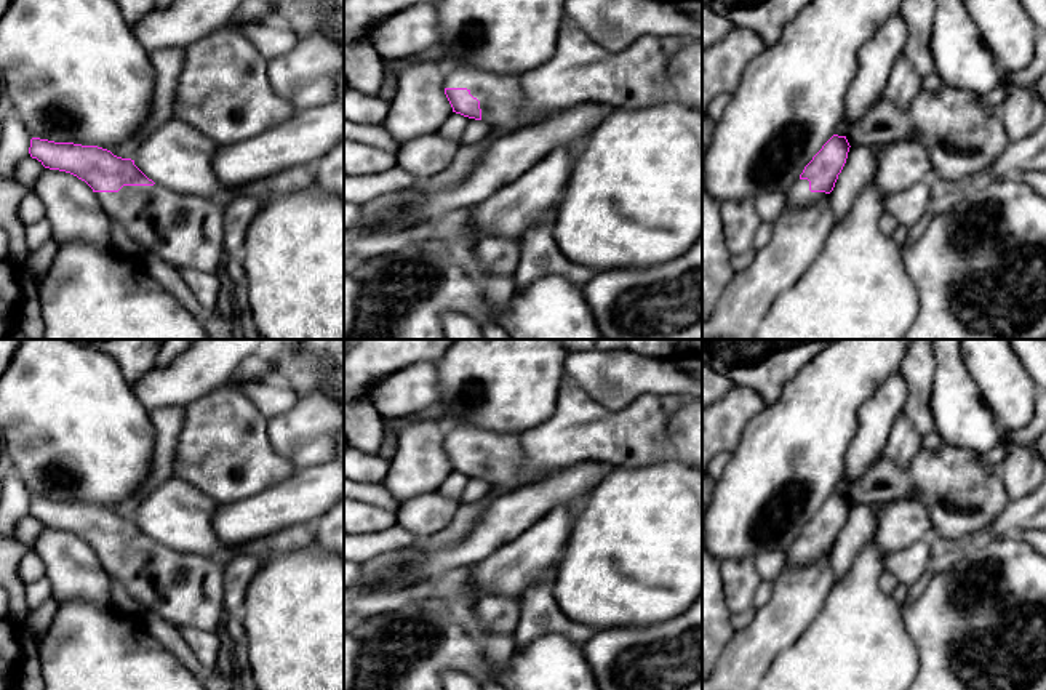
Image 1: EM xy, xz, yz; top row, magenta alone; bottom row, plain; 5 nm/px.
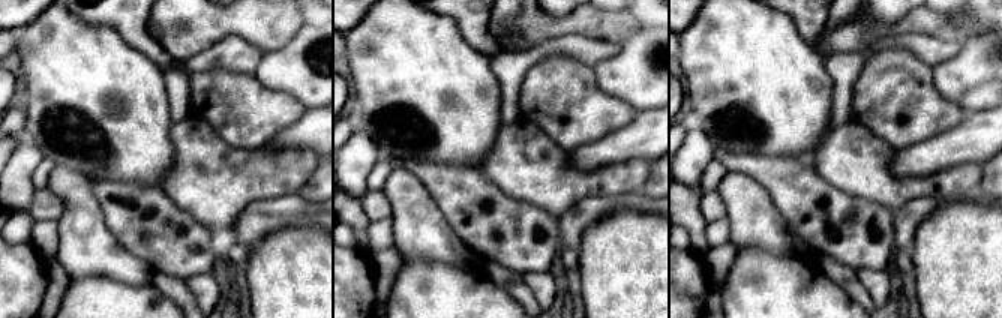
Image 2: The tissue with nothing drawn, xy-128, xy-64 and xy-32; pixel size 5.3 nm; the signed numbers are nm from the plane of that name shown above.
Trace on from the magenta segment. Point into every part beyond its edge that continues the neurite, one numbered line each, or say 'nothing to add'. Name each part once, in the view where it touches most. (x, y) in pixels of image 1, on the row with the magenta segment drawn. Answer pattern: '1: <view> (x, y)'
1: xy (186, 231)

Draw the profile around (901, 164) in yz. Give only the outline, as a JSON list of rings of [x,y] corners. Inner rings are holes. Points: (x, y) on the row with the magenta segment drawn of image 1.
[[[913,139],[886,142],[876,155],[872,184],[886,195],[932,178],[926,149]]]

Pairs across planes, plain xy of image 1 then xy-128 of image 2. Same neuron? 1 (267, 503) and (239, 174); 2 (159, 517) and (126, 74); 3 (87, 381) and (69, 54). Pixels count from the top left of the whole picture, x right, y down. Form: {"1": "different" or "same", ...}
{"1": "different", "2": "different", "3": "same"}

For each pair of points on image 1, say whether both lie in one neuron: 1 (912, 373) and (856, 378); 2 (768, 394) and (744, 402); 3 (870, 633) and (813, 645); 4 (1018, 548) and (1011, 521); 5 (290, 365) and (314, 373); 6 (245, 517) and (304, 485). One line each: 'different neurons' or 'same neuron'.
1: different neurons
2: different neurons
3: same neuron
4: different neurons
5: same neuron
6: same neuron

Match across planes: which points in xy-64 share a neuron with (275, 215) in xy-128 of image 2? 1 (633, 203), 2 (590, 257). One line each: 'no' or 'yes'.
1: yes
2: no

